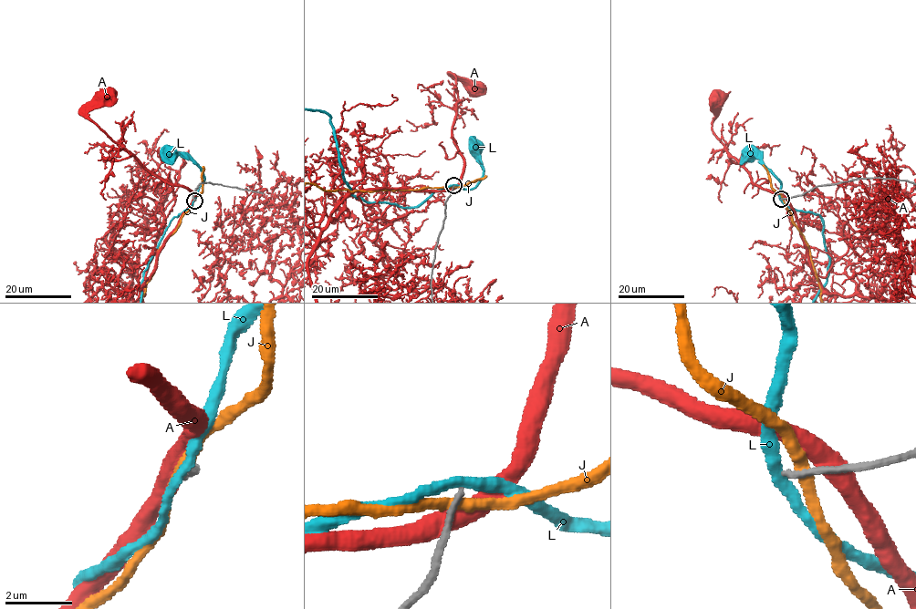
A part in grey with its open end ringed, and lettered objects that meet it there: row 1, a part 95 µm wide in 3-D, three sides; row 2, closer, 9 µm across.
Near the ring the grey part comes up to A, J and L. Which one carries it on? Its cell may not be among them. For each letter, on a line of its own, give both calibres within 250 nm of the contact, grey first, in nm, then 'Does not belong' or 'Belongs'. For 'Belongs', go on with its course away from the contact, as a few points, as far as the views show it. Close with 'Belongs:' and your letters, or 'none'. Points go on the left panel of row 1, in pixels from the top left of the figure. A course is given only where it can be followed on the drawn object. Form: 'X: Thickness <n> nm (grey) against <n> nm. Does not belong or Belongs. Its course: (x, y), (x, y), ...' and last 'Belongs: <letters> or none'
A: Thickness 190 nm (grey) against 500 nm. Does not belong
J: Thickness 200 nm (grey) against 320 nm. Does not belong
L: Thickness 150 nm (grey) against 300 nm. Does not belong
Belongs: none

